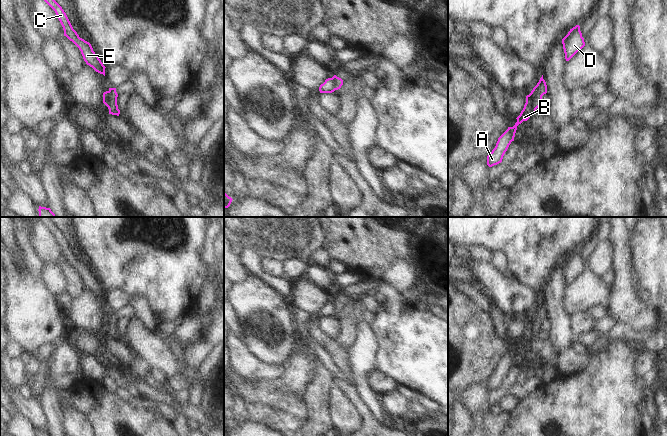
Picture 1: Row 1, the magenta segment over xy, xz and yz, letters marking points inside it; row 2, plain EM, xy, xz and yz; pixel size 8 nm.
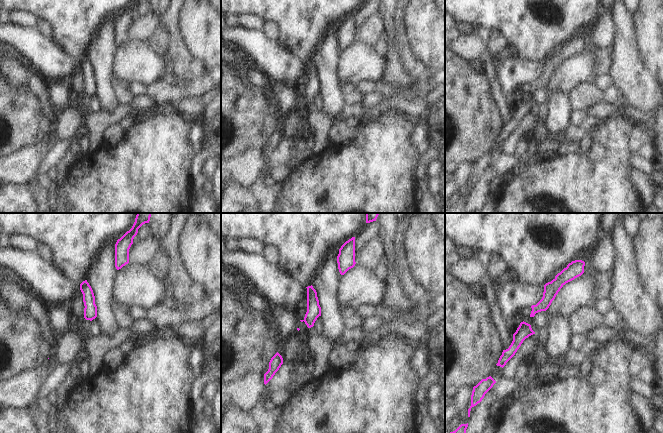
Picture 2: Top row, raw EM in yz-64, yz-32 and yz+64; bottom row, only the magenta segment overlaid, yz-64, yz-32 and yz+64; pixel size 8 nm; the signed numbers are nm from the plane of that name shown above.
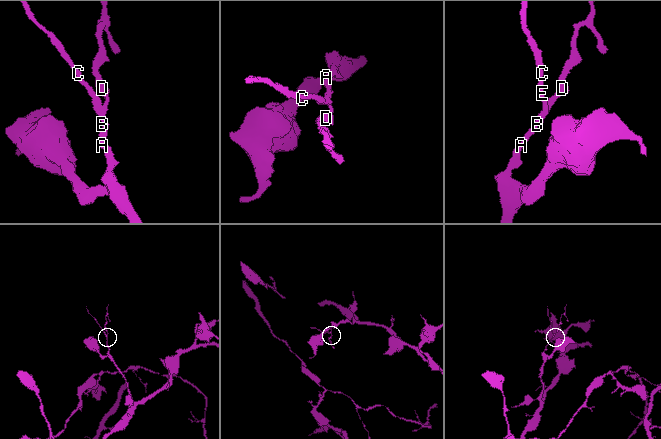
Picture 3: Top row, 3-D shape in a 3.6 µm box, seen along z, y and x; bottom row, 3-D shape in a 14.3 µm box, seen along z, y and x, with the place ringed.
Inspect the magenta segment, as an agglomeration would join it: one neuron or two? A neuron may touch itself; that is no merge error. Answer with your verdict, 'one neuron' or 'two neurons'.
two neurons

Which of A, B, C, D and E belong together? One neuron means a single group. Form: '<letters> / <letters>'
A B D / C E

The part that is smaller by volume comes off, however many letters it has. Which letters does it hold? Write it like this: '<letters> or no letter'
C, E

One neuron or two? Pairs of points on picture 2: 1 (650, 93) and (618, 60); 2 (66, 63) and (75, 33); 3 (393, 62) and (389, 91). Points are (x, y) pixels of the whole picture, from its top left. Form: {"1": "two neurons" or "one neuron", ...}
{"1": "one neuron", "2": "two neurons", "3": "two neurons"}

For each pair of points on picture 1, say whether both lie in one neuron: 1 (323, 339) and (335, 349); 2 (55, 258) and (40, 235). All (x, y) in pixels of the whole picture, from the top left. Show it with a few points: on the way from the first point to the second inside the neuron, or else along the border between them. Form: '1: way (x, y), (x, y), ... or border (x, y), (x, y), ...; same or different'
1: way (326, 341), (332, 347); same
2: way (51, 252), (45, 241); same

